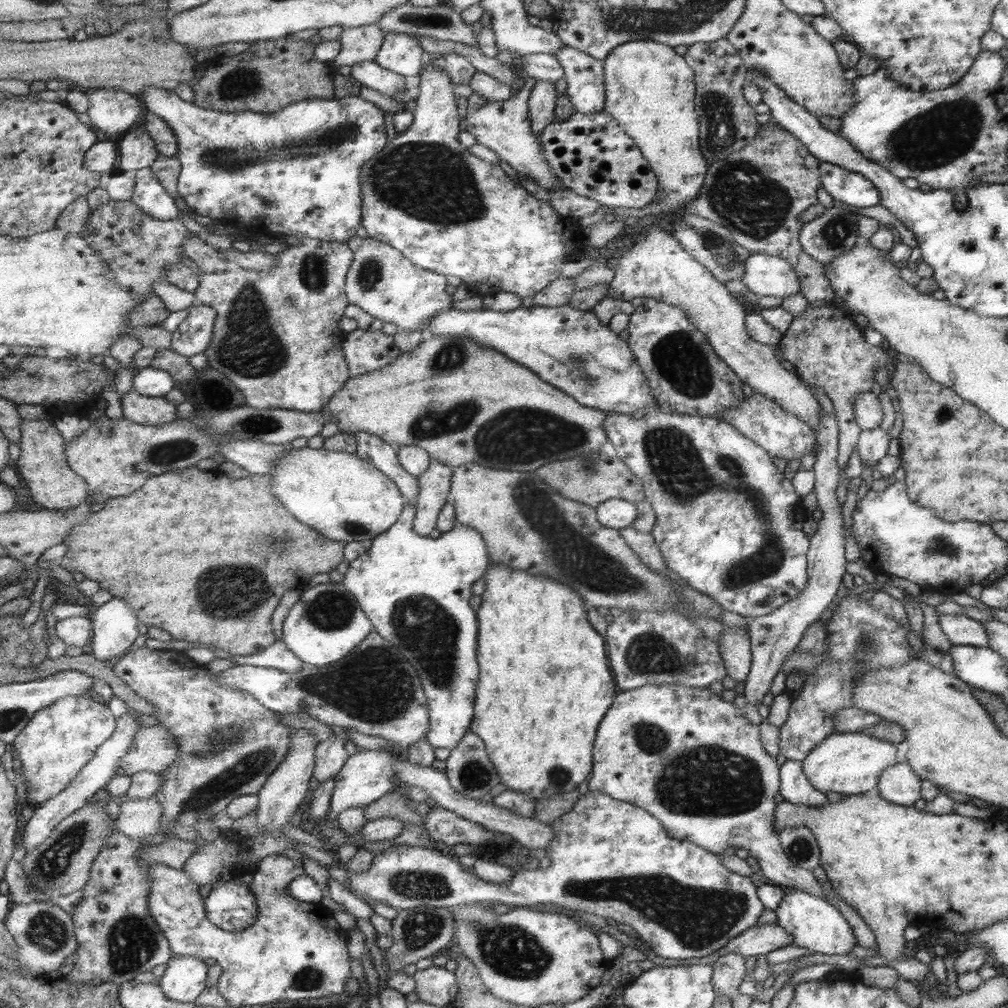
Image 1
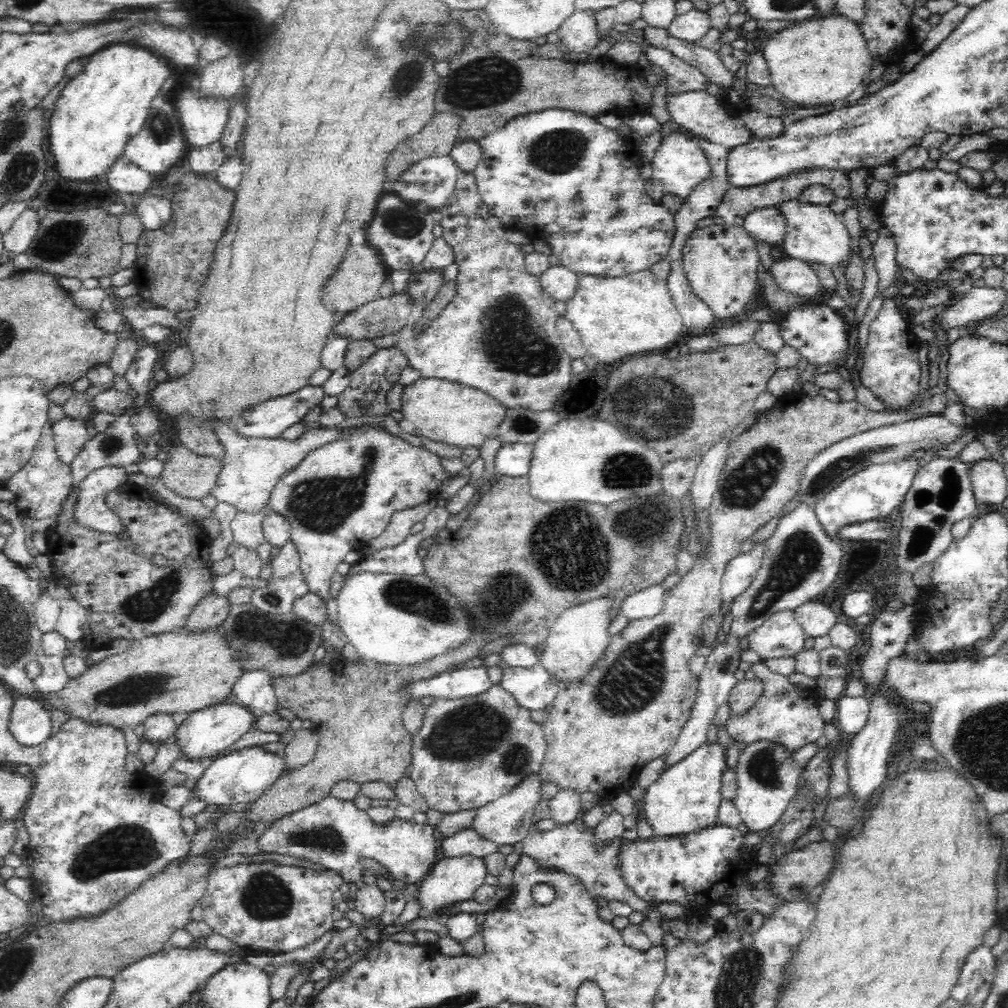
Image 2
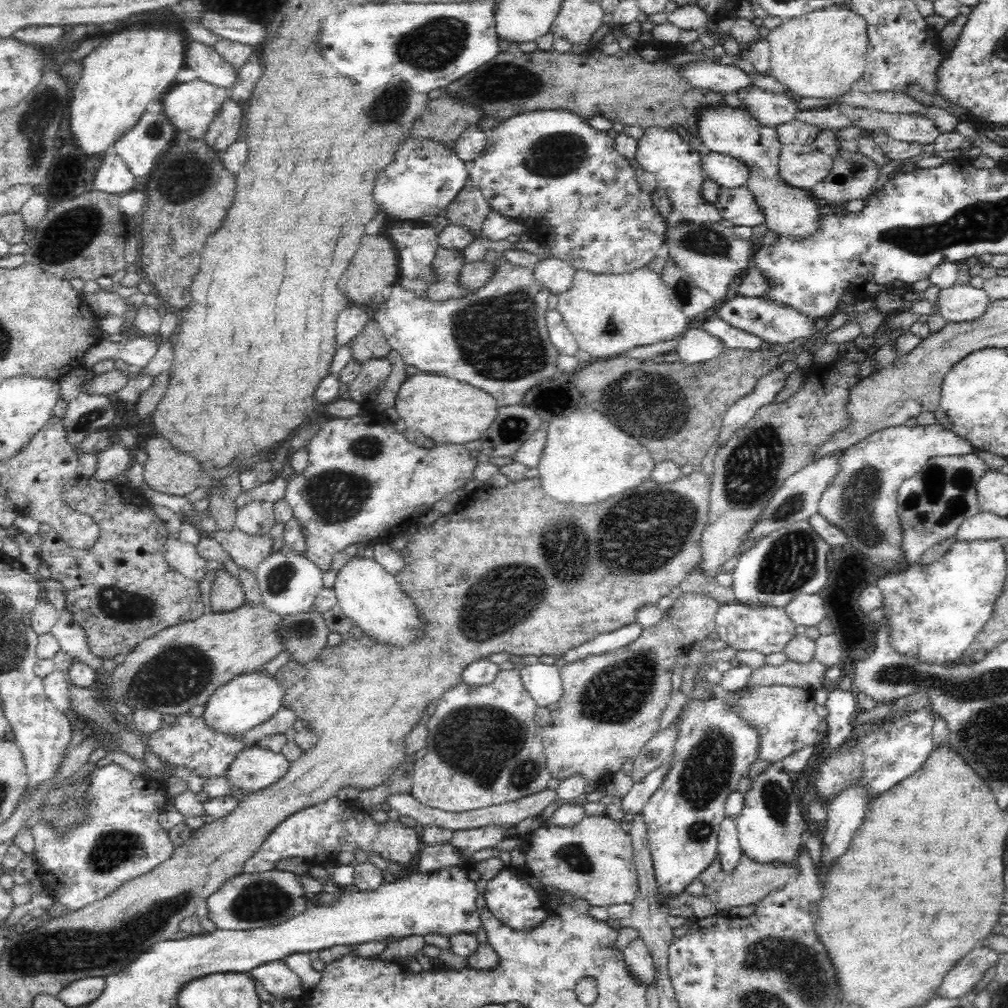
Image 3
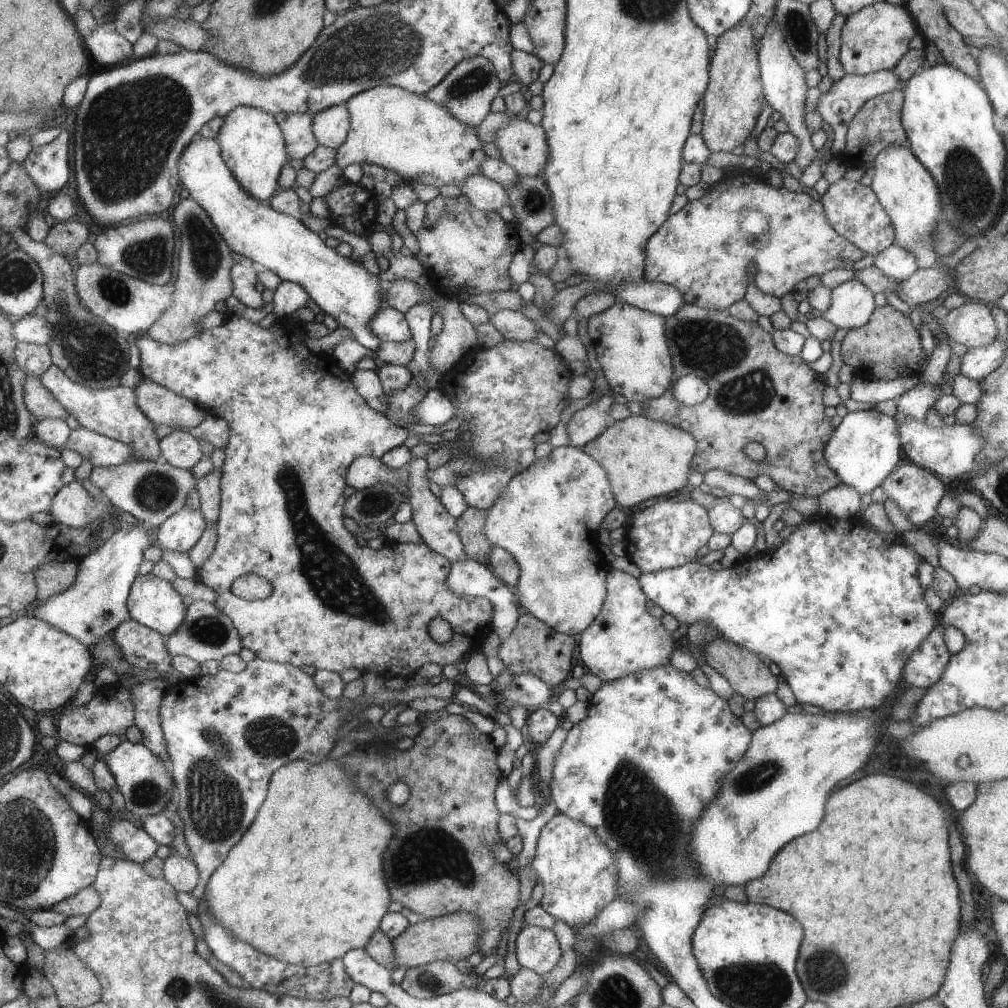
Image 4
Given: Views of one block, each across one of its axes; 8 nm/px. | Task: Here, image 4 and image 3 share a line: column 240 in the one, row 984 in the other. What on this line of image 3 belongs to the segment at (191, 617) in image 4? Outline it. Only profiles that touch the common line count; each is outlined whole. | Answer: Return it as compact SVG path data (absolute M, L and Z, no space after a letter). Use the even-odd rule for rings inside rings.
M640 938L634 940L622 952L622 962L624 962L626 974L634 986L648 990L648 986L652 986L656 982L656 970L652 964L652 954L648 952L646 944Z

